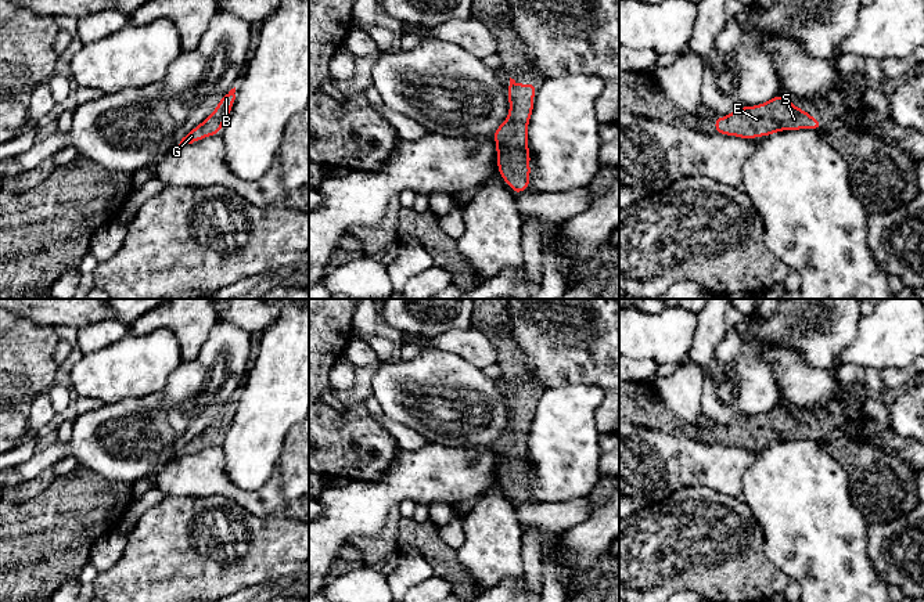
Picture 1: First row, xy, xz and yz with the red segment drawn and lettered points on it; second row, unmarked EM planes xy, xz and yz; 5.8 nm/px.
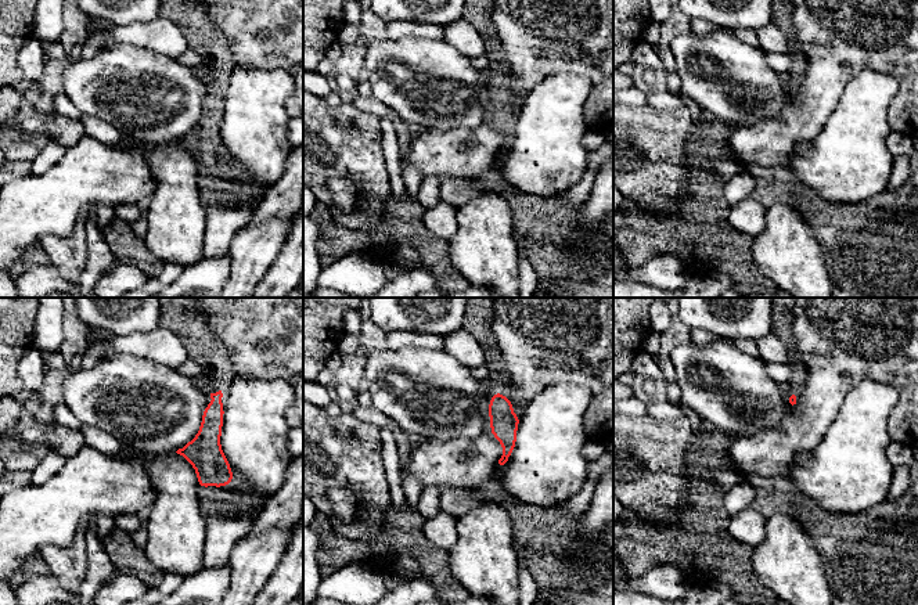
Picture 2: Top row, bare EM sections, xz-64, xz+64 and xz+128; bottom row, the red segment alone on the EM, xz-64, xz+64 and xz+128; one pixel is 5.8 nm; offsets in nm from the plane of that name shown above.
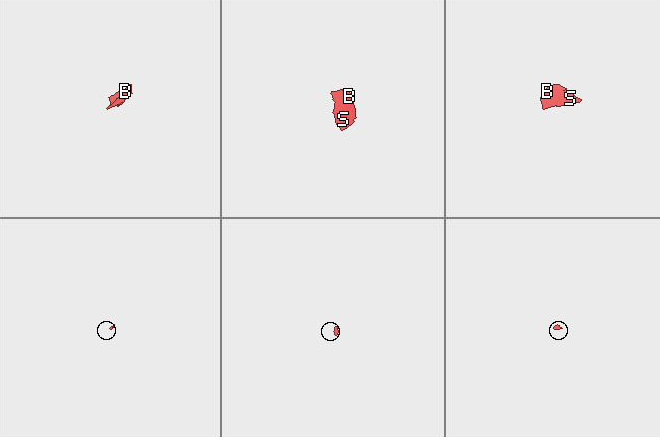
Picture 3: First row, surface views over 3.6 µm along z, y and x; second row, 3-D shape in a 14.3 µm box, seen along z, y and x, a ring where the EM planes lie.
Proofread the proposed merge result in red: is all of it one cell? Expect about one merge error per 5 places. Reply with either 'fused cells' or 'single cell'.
single cell

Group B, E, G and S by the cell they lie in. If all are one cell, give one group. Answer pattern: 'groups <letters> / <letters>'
groups B E G S

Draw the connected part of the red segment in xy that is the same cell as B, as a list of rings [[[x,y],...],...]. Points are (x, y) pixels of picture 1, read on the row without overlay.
[[[236,397],[231,399],[229,403],[226,403],[220,412],[216,415],[215,421],[209,425],[208,429],[205,429],[202,433],[199,433],[197,437],[194,437],[190,443],[187,443],[179,457],[193,454],[195,451],[199,451],[205,447],[215,446],[220,443],[223,433],[229,428],[234,410],[236,410]]]

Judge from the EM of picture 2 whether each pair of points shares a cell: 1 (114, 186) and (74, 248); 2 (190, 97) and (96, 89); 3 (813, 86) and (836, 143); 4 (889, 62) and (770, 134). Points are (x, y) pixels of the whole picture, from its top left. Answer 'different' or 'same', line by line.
1: different
2: same
3: different
4: same

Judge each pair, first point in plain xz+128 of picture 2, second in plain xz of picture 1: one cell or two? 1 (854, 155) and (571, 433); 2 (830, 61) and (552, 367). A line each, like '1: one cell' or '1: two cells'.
1: one cell
2: one cell

